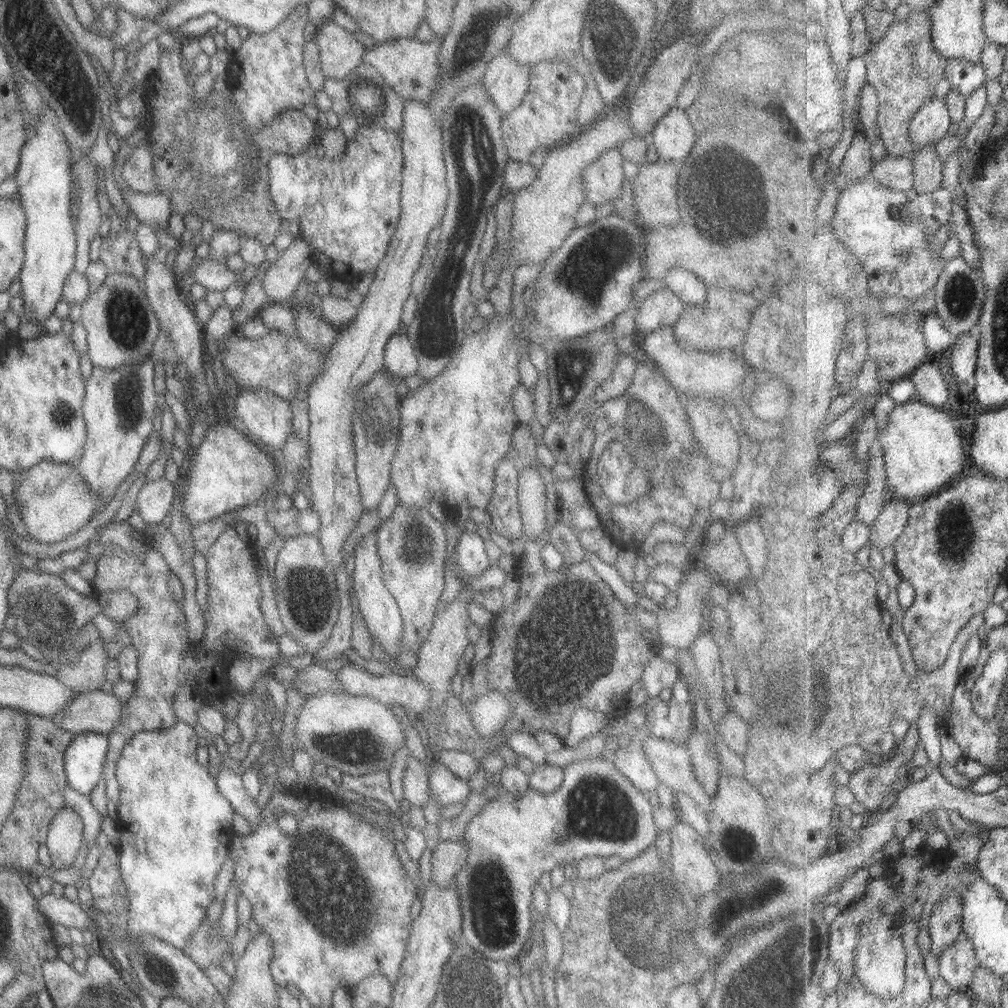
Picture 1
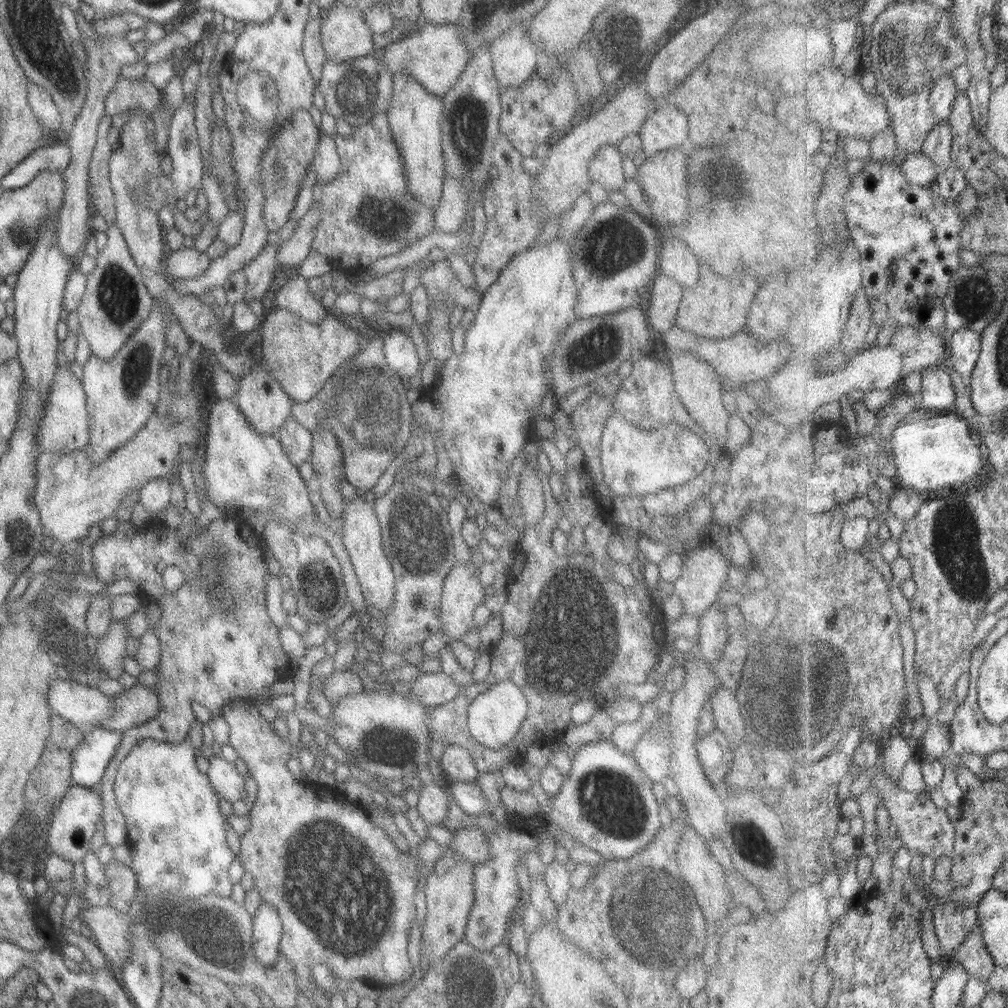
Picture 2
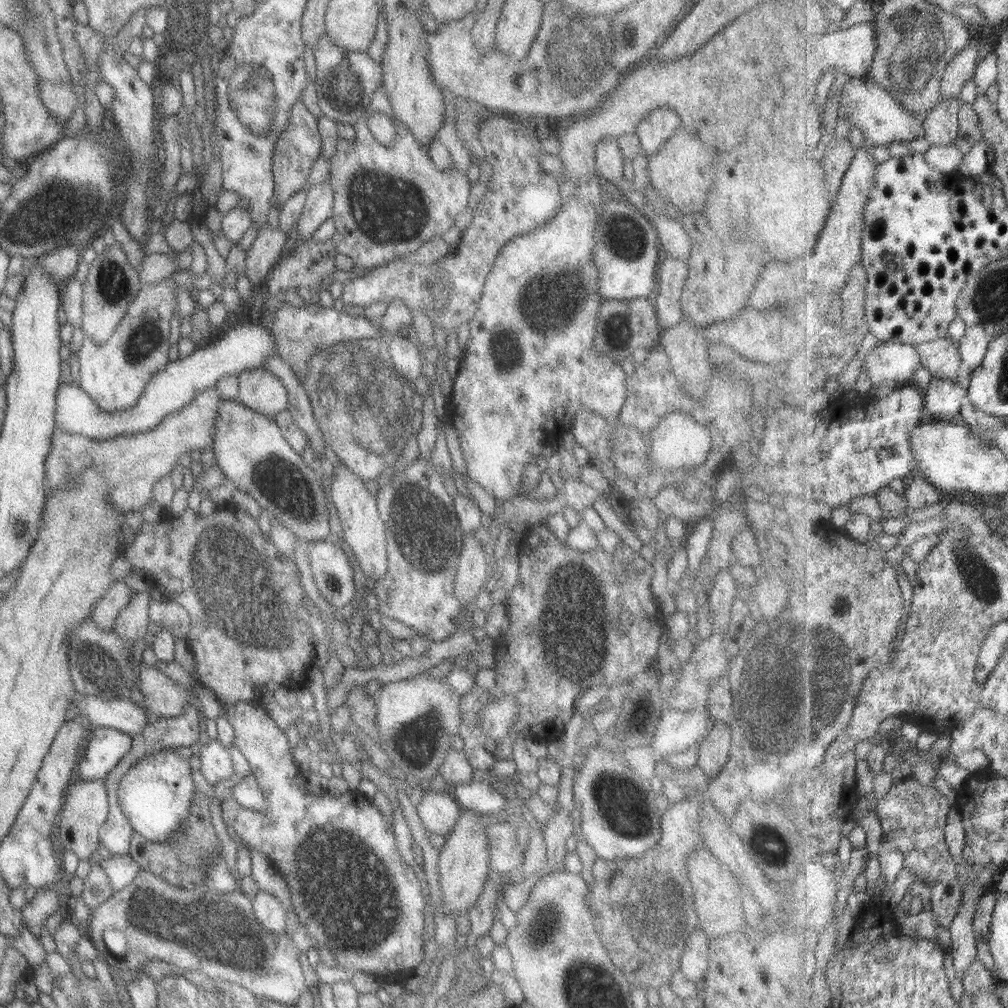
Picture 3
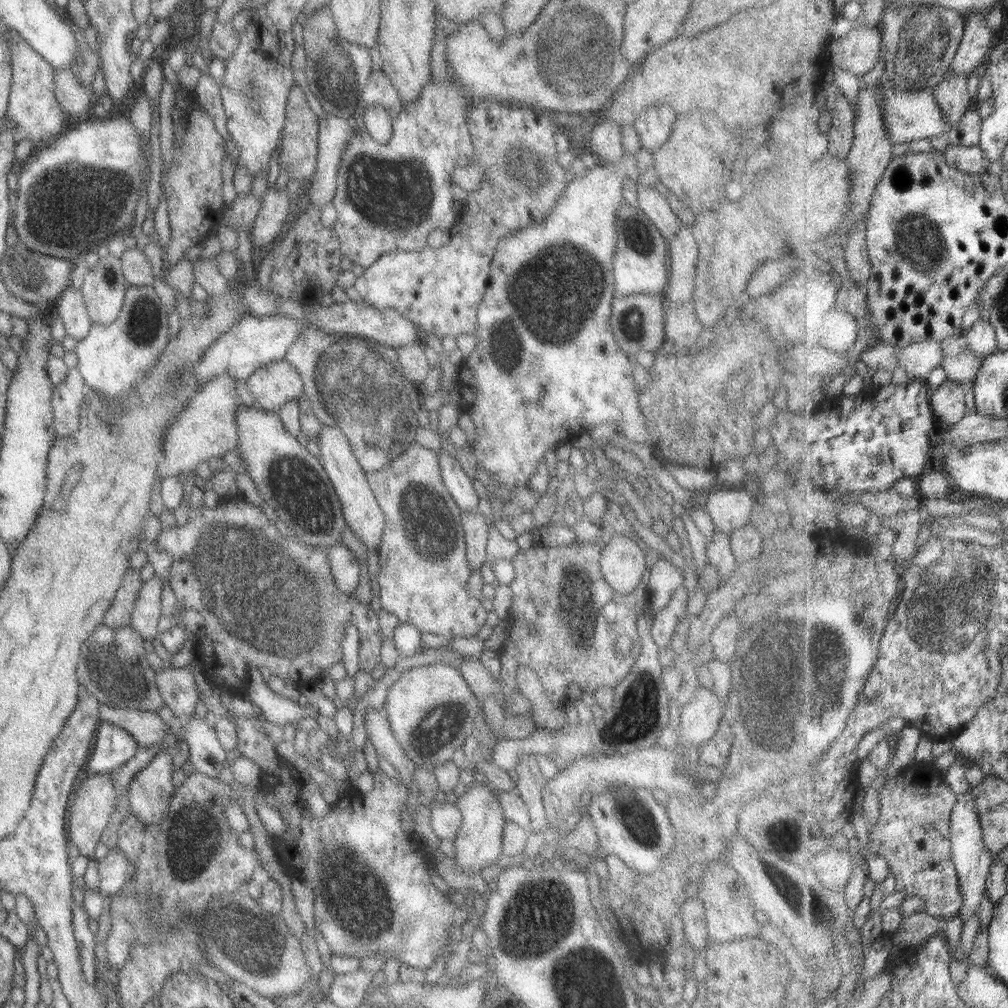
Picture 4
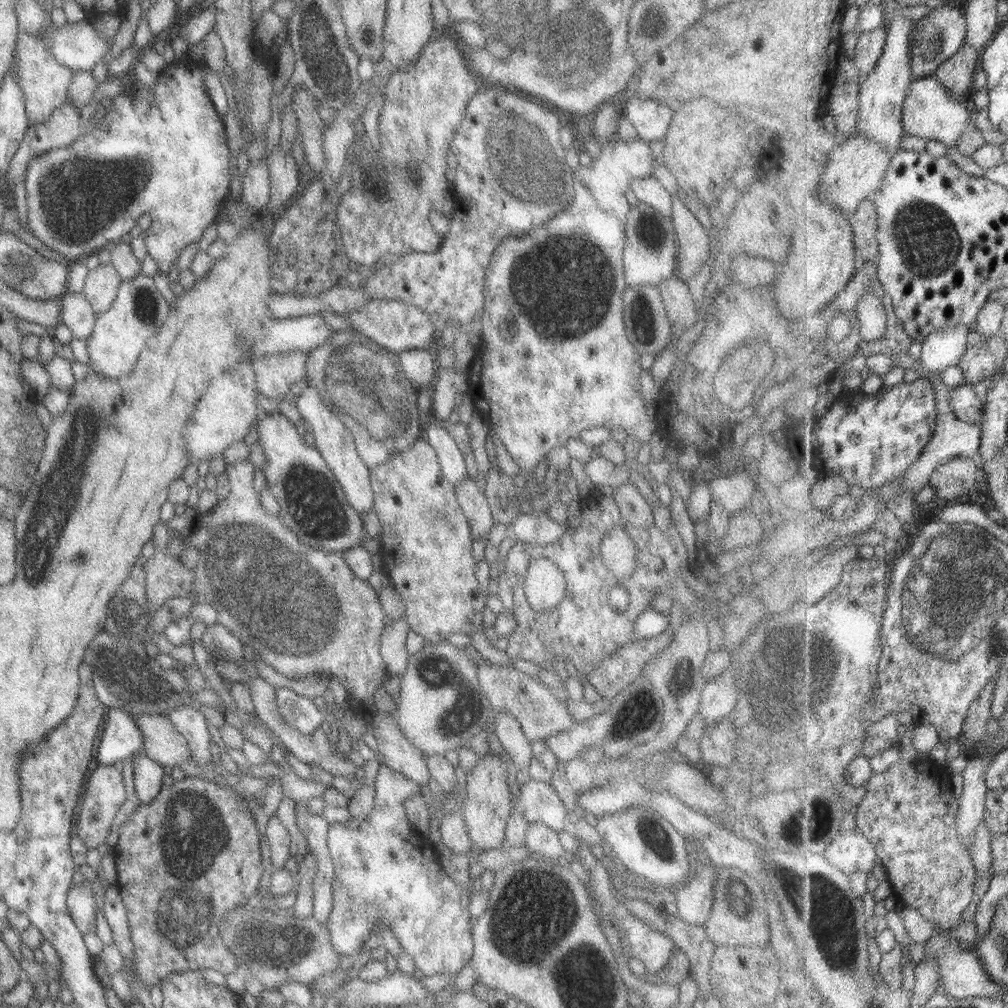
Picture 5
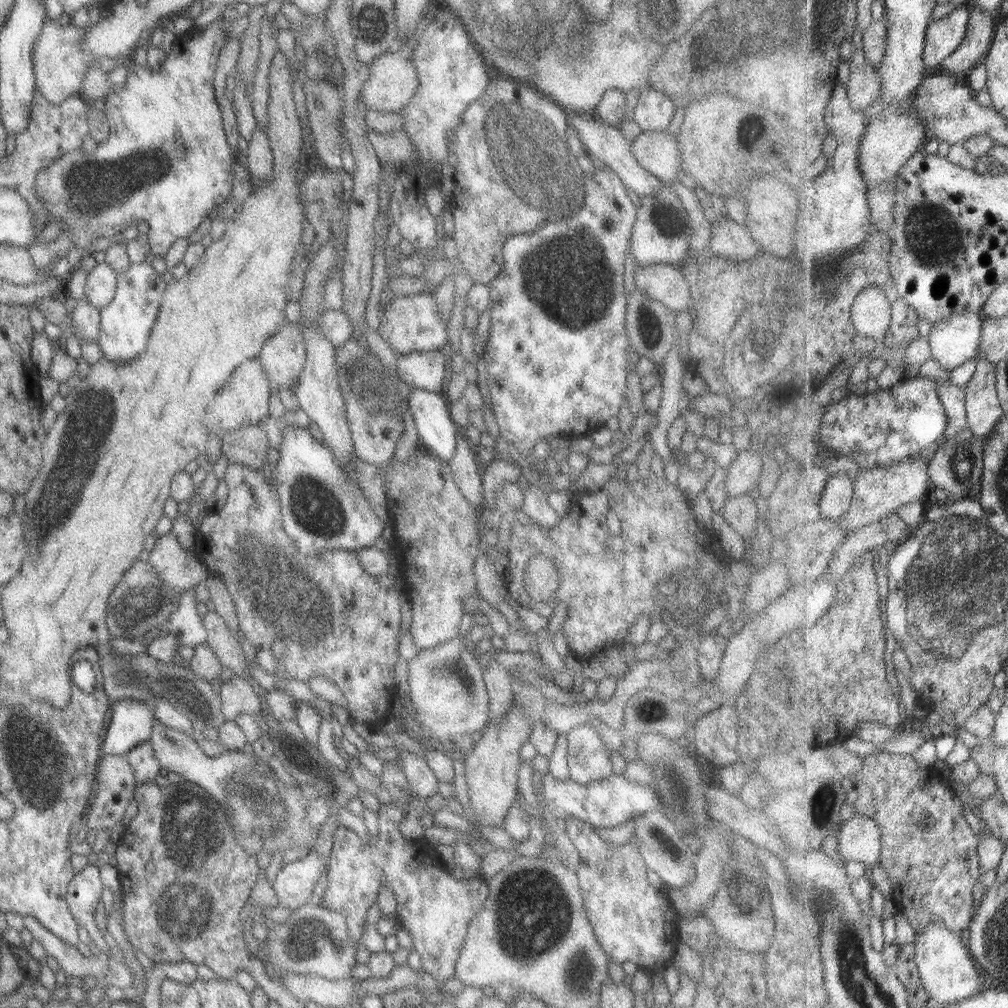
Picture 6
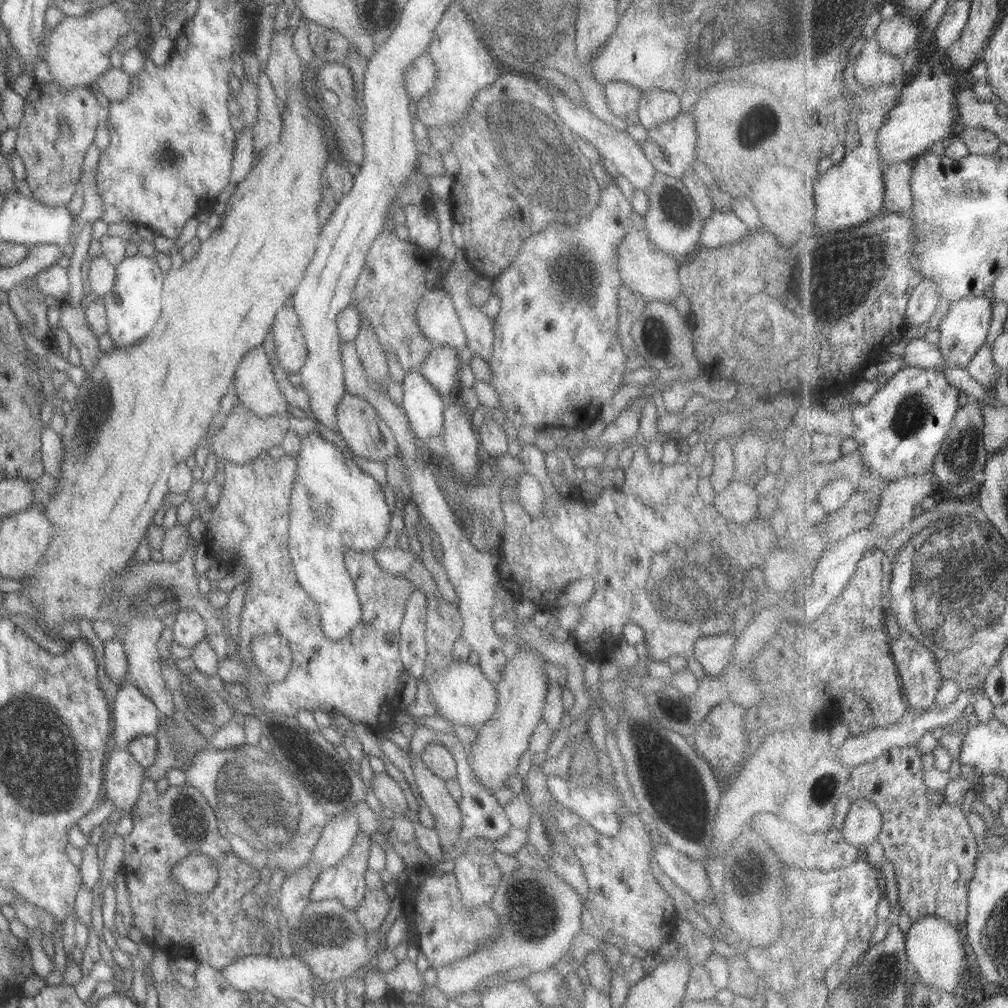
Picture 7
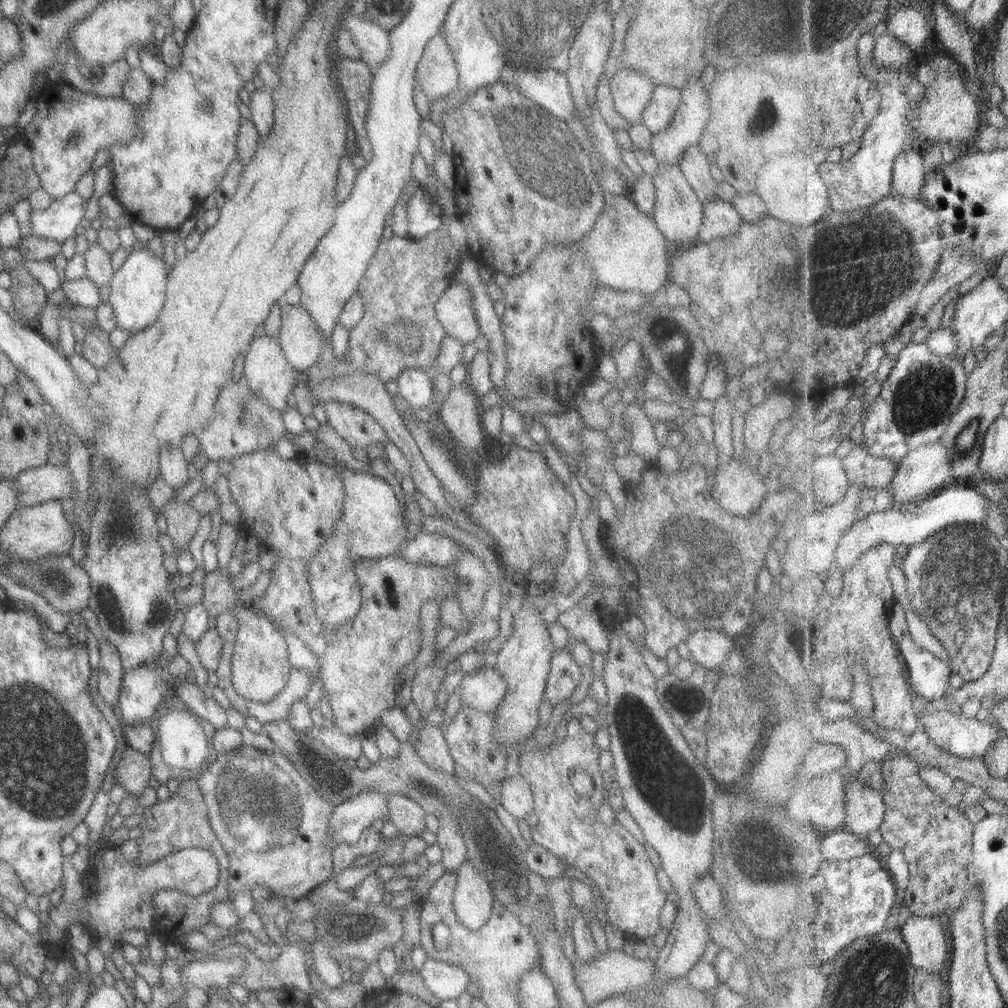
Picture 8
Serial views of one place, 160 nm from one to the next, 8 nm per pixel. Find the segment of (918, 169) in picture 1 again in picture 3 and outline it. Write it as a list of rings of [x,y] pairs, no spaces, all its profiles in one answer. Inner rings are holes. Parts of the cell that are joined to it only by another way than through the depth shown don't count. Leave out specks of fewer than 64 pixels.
[[[959,96],[950,98],[928,112],[924,122],[924,138],[930,146],[956,145],[960,133],[959,111],[963,103]]]

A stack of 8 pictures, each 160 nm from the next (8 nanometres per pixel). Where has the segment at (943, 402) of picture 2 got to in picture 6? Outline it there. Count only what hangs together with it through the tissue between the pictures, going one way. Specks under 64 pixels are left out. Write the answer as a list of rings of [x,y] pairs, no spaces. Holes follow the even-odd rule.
[[[979,358],[971,382],[965,384],[965,392],[969,429],[975,437],[989,438],[1007,412],[1002,399],[997,396],[995,363]]]

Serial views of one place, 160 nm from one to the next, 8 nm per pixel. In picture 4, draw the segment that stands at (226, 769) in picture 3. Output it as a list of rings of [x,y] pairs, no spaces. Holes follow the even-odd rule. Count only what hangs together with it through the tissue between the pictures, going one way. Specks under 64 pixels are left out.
[[[195,714],[181,721],[182,741],[188,746],[189,757],[195,773],[218,780],[226,760],[226,750],[216,739],[213,728]]]

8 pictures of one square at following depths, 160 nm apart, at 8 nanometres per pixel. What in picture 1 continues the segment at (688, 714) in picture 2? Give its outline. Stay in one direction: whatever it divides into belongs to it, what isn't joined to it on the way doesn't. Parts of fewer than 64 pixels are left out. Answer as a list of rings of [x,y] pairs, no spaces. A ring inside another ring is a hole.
[[[649,736],[642,742],[642,751],[659,782],[691,797],[702,811],[707,812],[711,808],[711,797],[703,796],[705,791],[697,785],[693,777],[685,743],[664,743]]]

